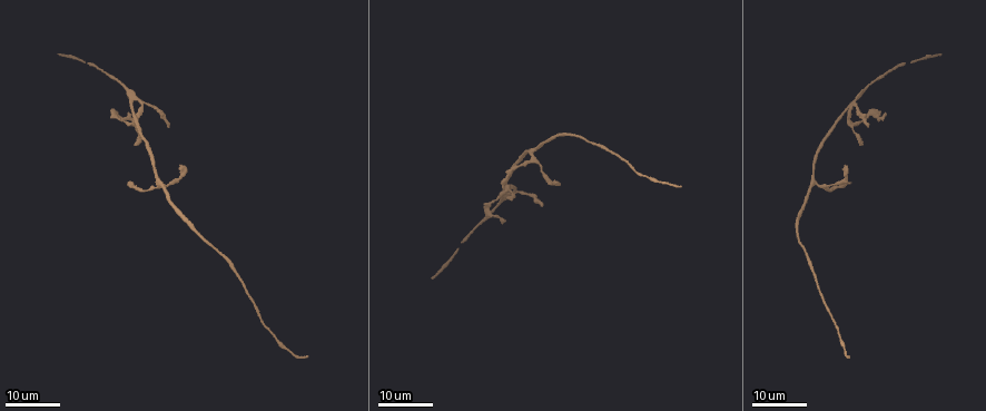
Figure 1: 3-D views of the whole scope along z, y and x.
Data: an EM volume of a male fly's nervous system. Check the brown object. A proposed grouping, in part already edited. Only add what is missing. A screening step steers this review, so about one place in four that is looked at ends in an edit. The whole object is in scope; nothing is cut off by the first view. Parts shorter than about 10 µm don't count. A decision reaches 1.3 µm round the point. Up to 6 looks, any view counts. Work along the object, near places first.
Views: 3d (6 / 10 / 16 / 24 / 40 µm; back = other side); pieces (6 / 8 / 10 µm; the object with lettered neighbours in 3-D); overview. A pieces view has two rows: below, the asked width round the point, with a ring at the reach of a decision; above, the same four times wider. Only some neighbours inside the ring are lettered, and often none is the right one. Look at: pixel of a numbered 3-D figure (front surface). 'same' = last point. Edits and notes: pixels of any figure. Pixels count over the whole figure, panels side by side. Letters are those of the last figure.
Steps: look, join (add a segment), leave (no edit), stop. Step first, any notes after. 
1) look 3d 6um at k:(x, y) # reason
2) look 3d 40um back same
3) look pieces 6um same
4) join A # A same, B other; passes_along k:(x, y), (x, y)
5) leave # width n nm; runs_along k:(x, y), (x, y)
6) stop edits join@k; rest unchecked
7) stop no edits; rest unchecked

look 3d 24um at 1:(504, 186) # an open end

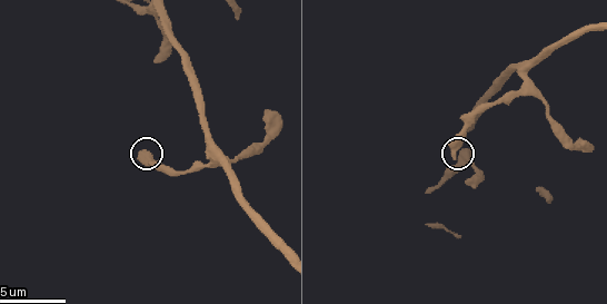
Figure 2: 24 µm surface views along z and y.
look pieces 8um at 2:(454, 156) # what lies round it

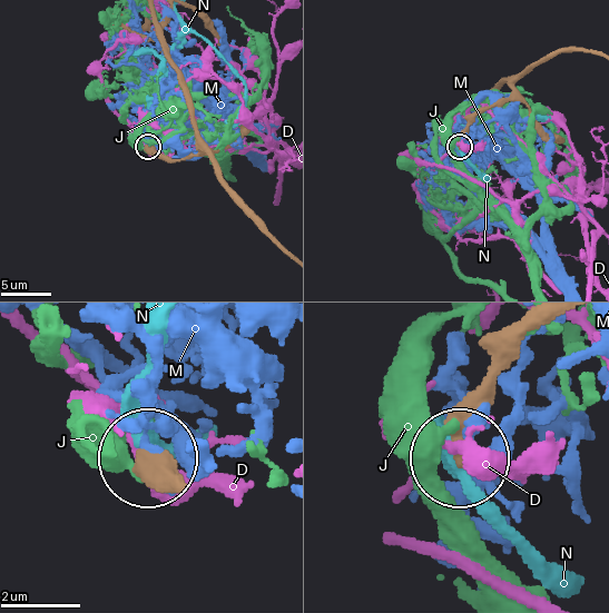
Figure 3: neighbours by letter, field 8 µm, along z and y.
leave # D other, J other, M other, N other; no lettered segment goes on from it

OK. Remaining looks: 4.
look 3d 16um at 1:(682, 186) # tapers out

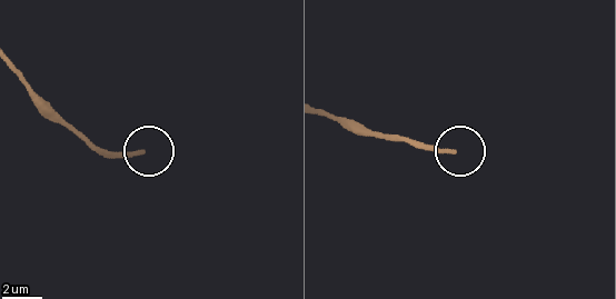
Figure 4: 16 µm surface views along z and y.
look pieces 8um at 4:(140, 151)

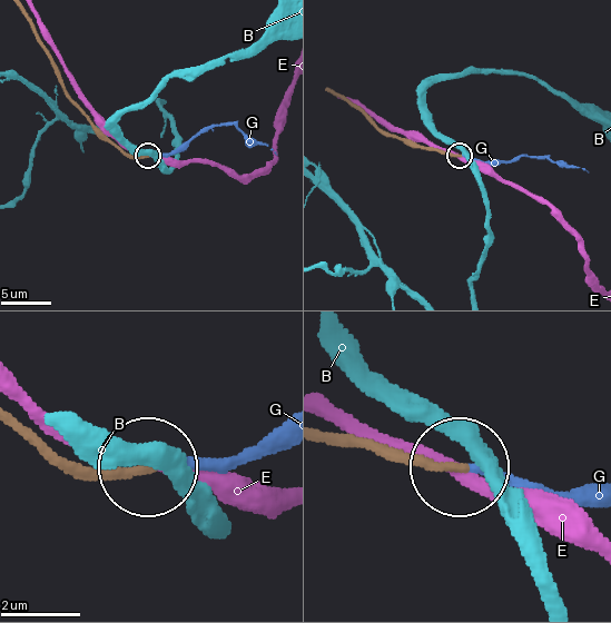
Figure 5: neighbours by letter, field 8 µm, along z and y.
join G # width 200 nm; B other, E other, G same; passes_along 5:(363, 441), (589, 496); it goes on there

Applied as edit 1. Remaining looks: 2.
stop edits join@5; rest unchecked

